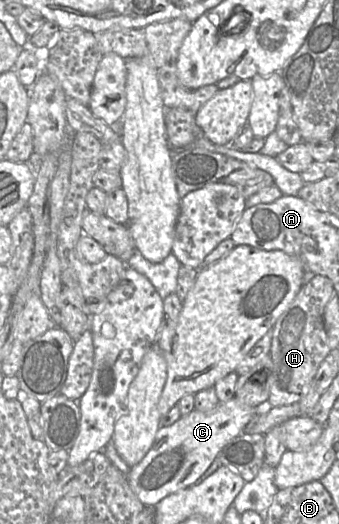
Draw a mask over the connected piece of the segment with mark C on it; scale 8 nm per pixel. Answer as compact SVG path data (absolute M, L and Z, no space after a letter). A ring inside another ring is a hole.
M233 398L219 403L209 411L193 410L186 415L182 415L179 420L170 426L161 425L150 450L138 464L130 467L126 473L131 489L142 503L154 507L166 496L193 486L200 481L202 475L231 440L244 433L245 427L257 414L264 413L272 407L274 406L270 405L268 400L252 407L237 398Z

